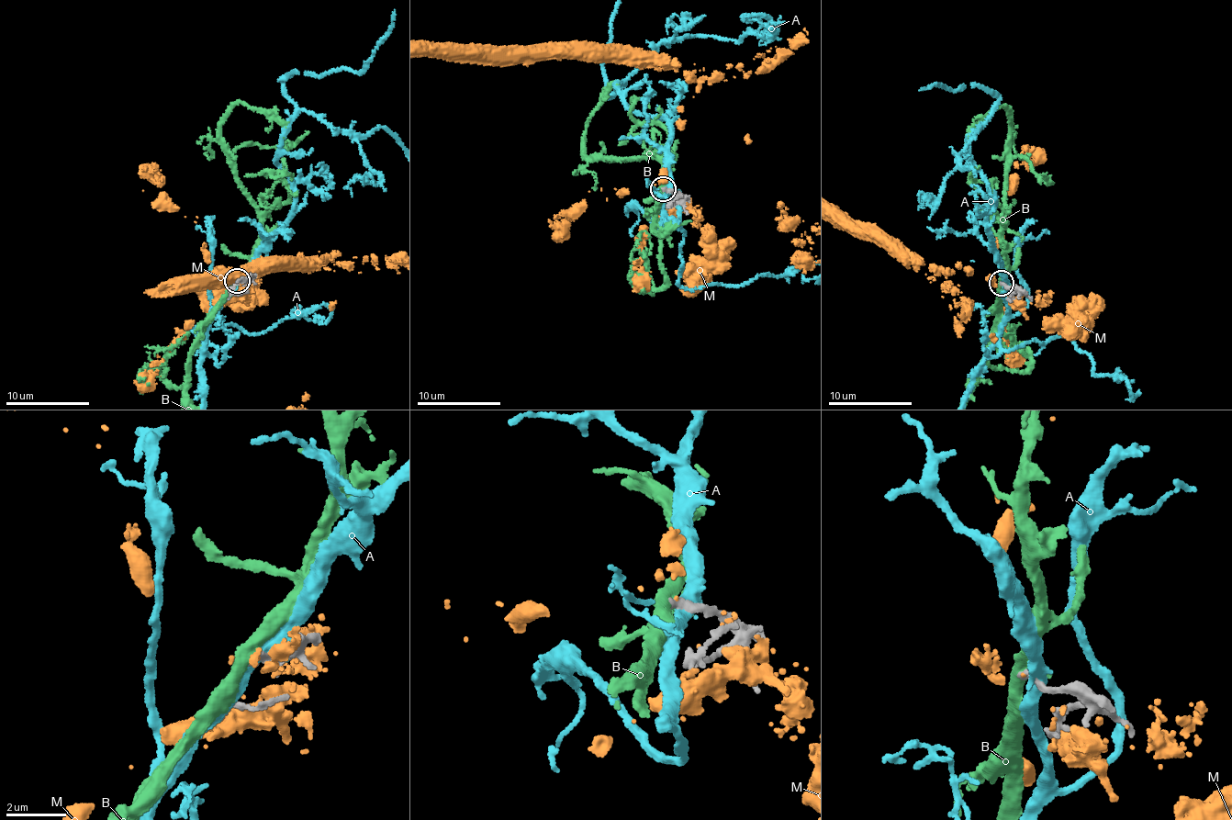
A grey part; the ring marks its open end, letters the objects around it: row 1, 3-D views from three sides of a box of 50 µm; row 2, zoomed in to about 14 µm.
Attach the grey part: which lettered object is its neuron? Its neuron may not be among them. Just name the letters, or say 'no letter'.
no letter

